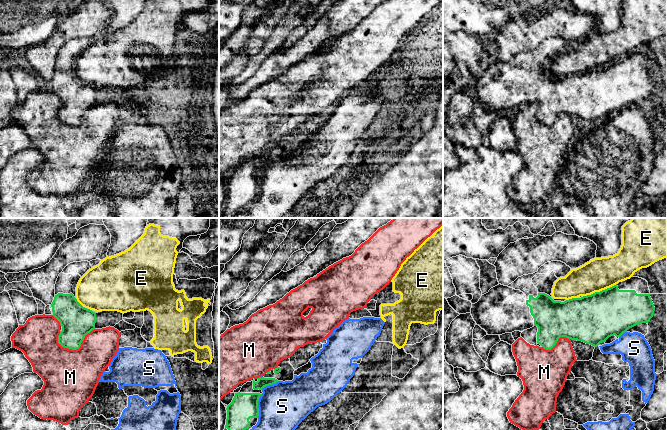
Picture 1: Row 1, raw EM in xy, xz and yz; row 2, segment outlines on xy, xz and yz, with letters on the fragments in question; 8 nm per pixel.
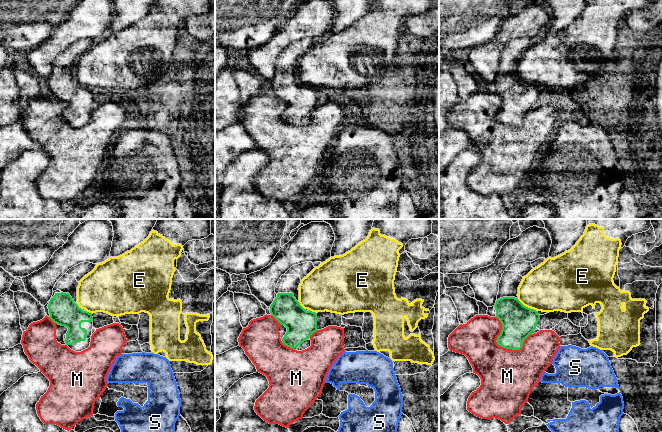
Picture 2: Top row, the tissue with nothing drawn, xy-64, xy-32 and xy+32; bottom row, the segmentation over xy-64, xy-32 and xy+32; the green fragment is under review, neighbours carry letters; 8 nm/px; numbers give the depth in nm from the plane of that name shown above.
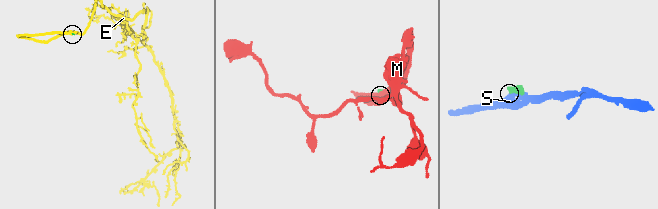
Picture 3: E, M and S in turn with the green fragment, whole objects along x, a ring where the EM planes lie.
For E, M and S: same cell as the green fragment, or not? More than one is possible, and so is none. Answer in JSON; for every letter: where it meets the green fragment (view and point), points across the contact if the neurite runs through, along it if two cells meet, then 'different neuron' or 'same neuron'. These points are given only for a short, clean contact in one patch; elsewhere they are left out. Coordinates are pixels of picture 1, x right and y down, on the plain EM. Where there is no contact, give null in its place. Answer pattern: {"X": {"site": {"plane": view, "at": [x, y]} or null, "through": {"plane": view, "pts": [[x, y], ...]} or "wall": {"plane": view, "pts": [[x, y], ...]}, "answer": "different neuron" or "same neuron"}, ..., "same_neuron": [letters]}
{"E": {"site": {"plane": "yz", "at": [600, 67]}, "answer": "different neuron"}, "M": {"site": {"plane": "xy", "at": [78, 124]}, "answer": "different neuron"}, "S": {"site": {"plane": "xz", "at": [257, 182]}, "answer": "different neuron"}, "same_neuron": []}

